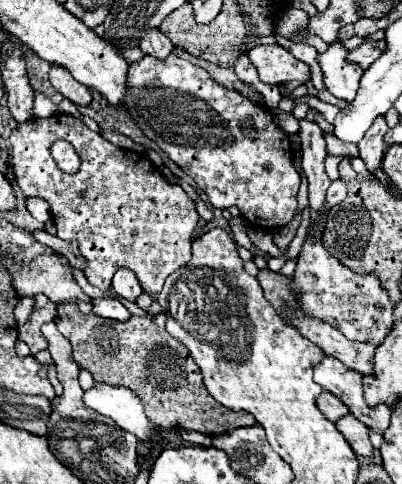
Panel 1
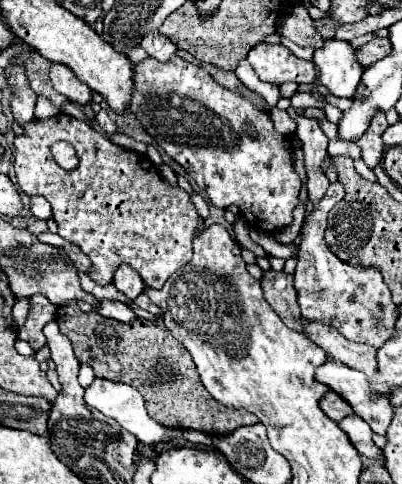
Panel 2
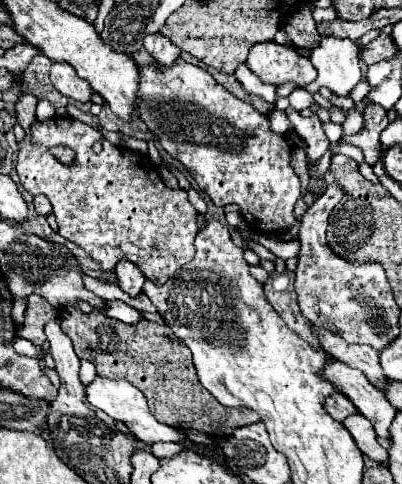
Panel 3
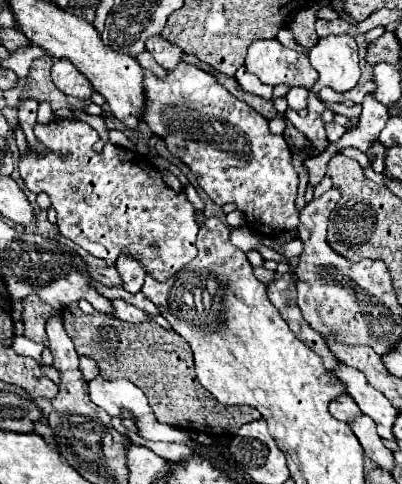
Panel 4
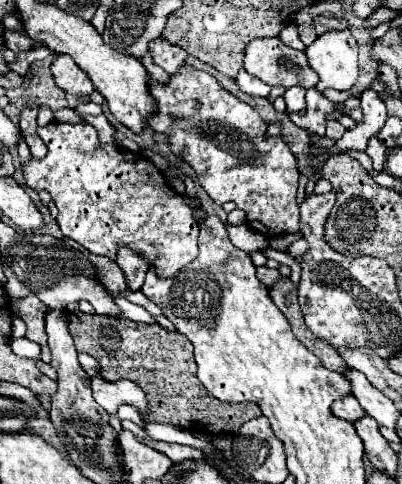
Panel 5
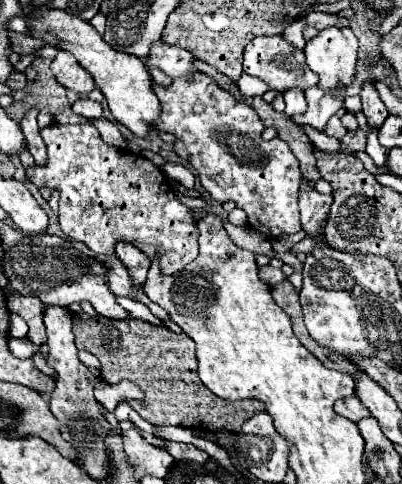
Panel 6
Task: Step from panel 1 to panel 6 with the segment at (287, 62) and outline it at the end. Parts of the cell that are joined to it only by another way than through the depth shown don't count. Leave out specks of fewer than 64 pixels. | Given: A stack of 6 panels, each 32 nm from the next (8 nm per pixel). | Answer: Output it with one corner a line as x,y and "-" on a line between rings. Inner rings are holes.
258,36
258,38
250,40
244,50
244,72
260,78
270,88
278,88
282,92
288,88
294,88
294,86
306,90
306,88
318,84
318,76
308,68
306,60
304,60
304,52
296,50
282,36

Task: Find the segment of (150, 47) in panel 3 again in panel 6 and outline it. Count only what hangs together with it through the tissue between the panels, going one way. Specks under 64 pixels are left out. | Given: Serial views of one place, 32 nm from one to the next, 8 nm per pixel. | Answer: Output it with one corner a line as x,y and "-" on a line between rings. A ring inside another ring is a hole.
162,40
152,44
150,48
150,62
158,66
164,74
170,78
176,76
188,76
188,72
196,72
194,68
194,56
188,54
184,48
178,46
168,46

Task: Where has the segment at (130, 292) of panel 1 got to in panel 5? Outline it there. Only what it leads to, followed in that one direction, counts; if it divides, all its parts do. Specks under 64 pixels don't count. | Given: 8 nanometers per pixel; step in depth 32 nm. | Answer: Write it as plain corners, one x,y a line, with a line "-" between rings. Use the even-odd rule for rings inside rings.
122,246
118,250
118,258
116,258
120,270
124,272
126,278
126,286
130,292
136,292
142,288
144,284
144,276
148,272
148,264
144,262
144,258
140,258
136,252
132,252
130,248

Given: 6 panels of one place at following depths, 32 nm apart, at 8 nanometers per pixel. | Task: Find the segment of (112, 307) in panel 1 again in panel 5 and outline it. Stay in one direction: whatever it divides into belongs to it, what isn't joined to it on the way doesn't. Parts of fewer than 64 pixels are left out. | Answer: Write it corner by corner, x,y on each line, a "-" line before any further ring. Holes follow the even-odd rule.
114,298
114,304
120,308
120,318
132,320
132,322
156,322
152,314
148,314
142,306
128,302
126,298

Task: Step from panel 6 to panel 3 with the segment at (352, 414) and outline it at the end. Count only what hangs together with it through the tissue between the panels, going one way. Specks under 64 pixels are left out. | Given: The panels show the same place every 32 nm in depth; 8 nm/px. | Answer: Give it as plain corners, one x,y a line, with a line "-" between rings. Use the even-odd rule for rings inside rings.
338,392
336,396
332,396
332,398
328,398
326,402
324,402
324,408
326,408
326,412
334,418
334,420
338,420
338,422
342,422
344,418
348,418
350,414
356,414
356,408

